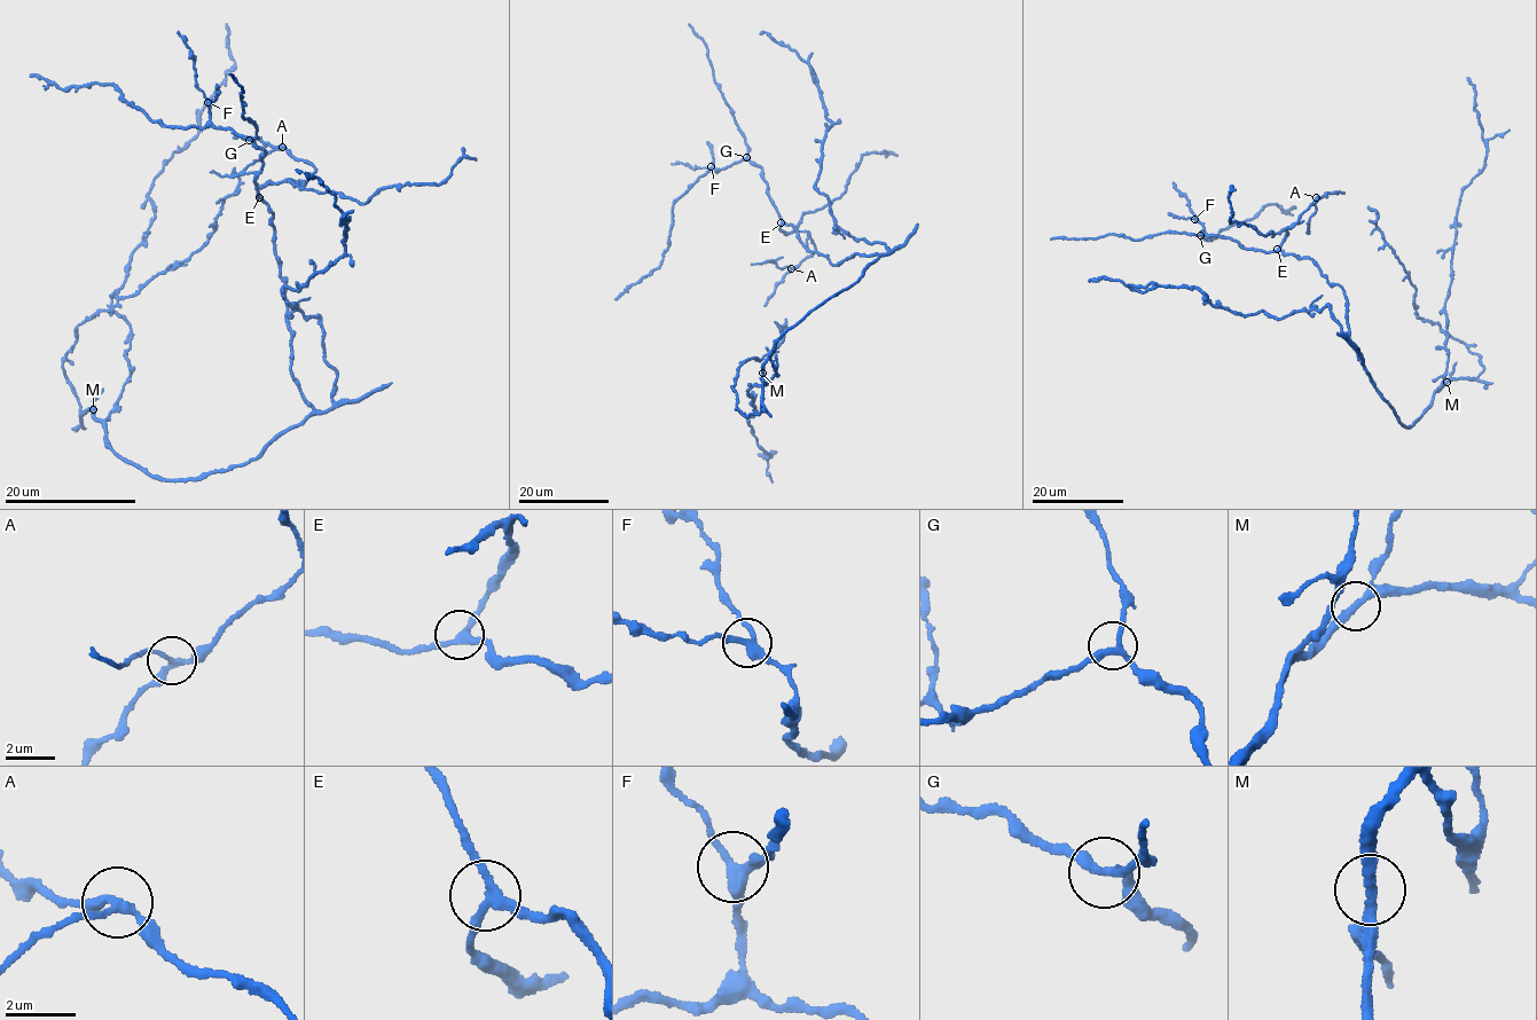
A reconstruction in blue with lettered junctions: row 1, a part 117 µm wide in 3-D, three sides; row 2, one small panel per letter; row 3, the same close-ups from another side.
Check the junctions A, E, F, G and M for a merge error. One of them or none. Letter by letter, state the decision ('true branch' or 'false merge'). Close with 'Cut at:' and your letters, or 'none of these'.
A: false merge
E: true branch
F: true branch
G: true branch
M: true branch
Cut at: A

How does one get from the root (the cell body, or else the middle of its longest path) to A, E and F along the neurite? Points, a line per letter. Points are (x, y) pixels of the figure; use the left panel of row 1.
A: (272, 442), (312, 408), (290, 368), (287, 287), (258, 190), (303, 185), (316, 170), (282, 147)
E: (272, 442), (299, 424), (312, 406), (290, 368), (287, 287), (276, 258), (273, 213), (259, 197)
F: (272, 442), (312, 406), (290, 368), (287, 287), (273, 213), (258, 196), (265, 154), (212, 124), (208, 102)

